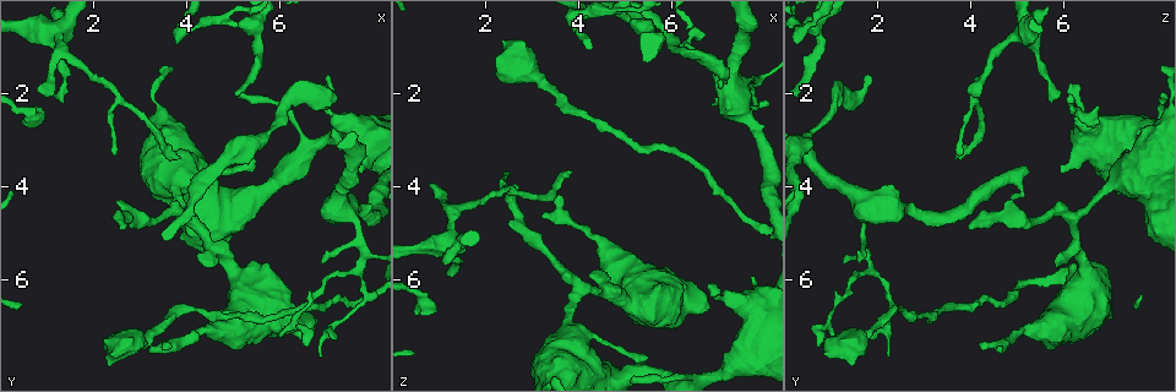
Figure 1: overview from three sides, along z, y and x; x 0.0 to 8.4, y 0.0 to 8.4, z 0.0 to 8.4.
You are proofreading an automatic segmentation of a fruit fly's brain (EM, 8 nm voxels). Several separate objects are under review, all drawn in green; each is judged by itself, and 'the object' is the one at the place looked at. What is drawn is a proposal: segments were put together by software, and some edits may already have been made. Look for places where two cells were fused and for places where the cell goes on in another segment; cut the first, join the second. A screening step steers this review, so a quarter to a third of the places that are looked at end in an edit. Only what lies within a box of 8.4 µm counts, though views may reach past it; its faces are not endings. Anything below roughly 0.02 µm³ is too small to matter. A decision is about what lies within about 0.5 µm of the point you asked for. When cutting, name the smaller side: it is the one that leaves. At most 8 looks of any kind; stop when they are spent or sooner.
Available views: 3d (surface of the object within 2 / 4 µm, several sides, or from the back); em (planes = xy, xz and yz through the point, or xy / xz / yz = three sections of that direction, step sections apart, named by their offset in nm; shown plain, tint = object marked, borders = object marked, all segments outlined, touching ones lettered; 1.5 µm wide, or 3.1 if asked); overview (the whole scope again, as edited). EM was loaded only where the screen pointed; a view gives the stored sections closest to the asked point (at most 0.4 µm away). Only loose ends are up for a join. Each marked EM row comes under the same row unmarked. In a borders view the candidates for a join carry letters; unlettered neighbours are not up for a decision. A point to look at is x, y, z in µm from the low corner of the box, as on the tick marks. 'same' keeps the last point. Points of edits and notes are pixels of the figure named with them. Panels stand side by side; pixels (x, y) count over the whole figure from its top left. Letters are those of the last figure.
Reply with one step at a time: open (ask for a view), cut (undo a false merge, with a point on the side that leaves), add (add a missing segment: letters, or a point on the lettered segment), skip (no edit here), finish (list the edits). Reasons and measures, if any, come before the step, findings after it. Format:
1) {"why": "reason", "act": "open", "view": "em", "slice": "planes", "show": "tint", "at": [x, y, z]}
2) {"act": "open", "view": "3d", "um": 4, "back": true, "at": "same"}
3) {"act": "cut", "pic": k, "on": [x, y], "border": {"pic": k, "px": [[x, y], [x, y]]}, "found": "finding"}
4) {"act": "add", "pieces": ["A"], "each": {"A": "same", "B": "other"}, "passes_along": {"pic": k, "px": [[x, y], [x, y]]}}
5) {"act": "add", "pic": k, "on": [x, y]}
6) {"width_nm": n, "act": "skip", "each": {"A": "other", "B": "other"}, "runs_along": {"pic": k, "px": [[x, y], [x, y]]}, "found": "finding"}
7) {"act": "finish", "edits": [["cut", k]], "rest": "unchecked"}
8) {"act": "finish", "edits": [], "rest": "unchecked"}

{"why": "an open end", "act": "open", "view": "3d", "um": 4, "at": [2.55, 4.85, 3.95]}

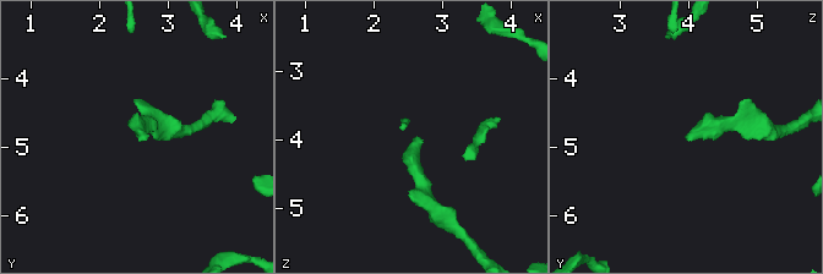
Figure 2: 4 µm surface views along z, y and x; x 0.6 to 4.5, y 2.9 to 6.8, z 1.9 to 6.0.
{"why": "now the EM", "act": "open", "view": "em", "slice": "xz", "step": 8, "show": "borders", "at": [2.55, 4.90, 3.95]}

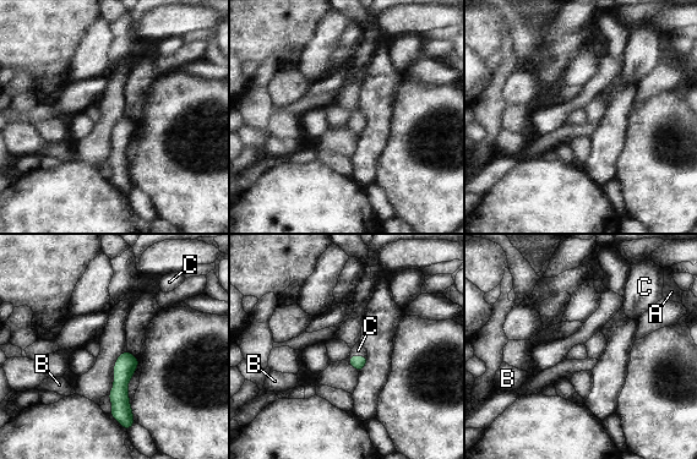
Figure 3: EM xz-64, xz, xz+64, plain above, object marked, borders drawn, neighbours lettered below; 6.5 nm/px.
{"why": "cut it another way", "act": "open", "view": "em", "slice": "yz", "step": 4, "show": "borders", "at": "same"}

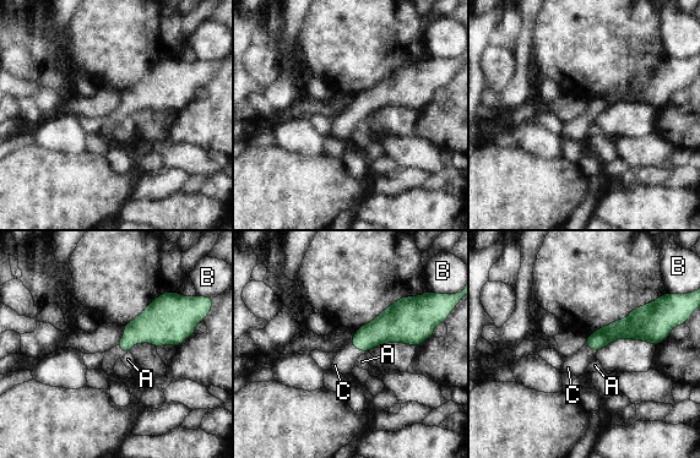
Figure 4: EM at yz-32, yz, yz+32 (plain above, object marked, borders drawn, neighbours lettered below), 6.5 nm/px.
{"act": "add", "pieces": ["C"], "each": {"A": "other", "B": "other", "C": "same"}, "passes_along": {"pic": 4, "px": [[389, 327], [358, 349], [345, 360]]}, "found": "it goes on there"}

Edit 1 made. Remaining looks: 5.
{"why": "an open end", "act": "open", "view": "em", "slice": "xz", "step": 4, "show": "tint", "at": [6.80, 1.80, 6.15]}

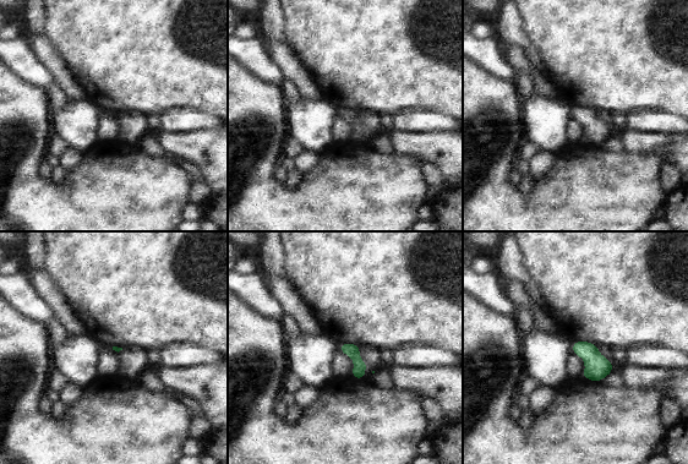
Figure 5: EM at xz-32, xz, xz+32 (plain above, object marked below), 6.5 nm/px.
{"why": "cut it another way", "act": "open", "view": "em", "slice": "planes", "show": "borders", "at": "same"}

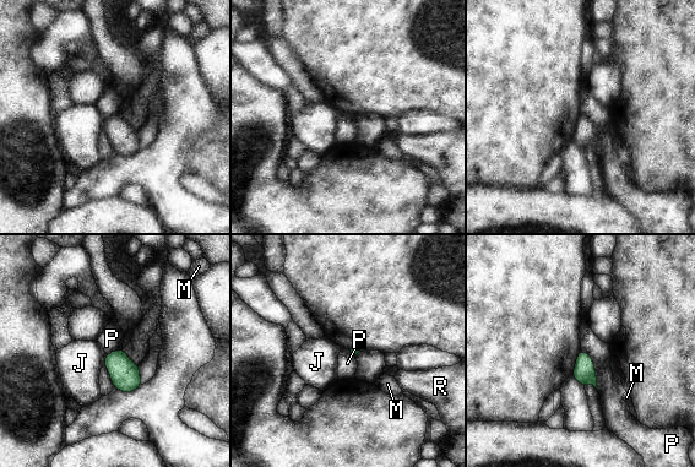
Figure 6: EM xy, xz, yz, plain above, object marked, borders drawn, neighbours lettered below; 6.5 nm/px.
{"act": "skip", "each": {"J": "other", "M": "other", "P": "other", "R": "other"}, "found": "no lettered segment goes on from it"}

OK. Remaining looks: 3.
{"why": "branch stops here", "act": "open", "view": "3d", "um": 4, "at": [7.00, 1.65, 1.75]}

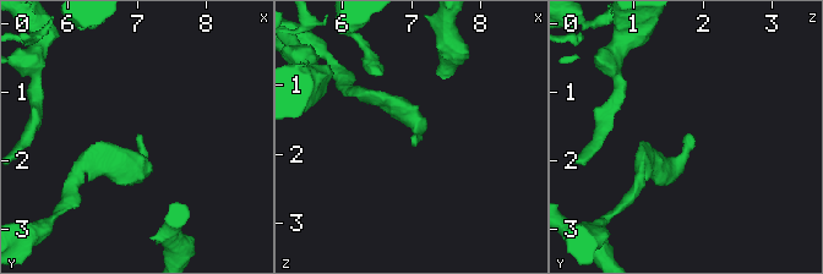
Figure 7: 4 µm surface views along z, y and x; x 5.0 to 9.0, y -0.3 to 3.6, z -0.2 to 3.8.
{"why": "shape alone is not enough", "act": "open", "view": "em", "slice": "planes", "show": "tint", "at": [7.05, 1.60, 1.75]}

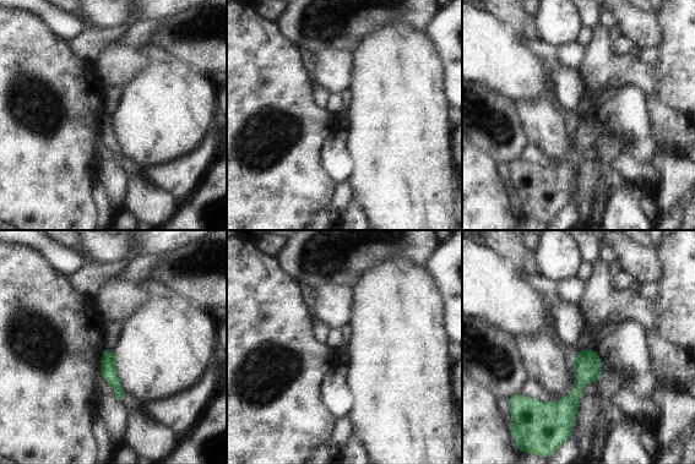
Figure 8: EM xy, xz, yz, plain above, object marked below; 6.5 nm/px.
{"act": "open", "view": "em", "slice": "planes", "show": "borders", "at": "same"}

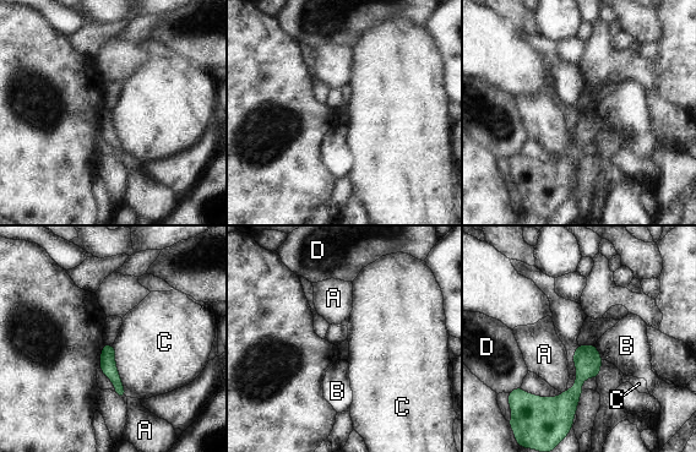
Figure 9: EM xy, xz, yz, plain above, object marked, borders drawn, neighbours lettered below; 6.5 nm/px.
{"longest_contact_nm": ["C", 340], "act": "skip", "each": {"A": "other", "B": "other", "C": "other", "D": "other"}, "found": "none of them fits"}

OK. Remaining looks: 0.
{"act": "finish", "edits": [["add", 4]], "rest": "unchecked"}

